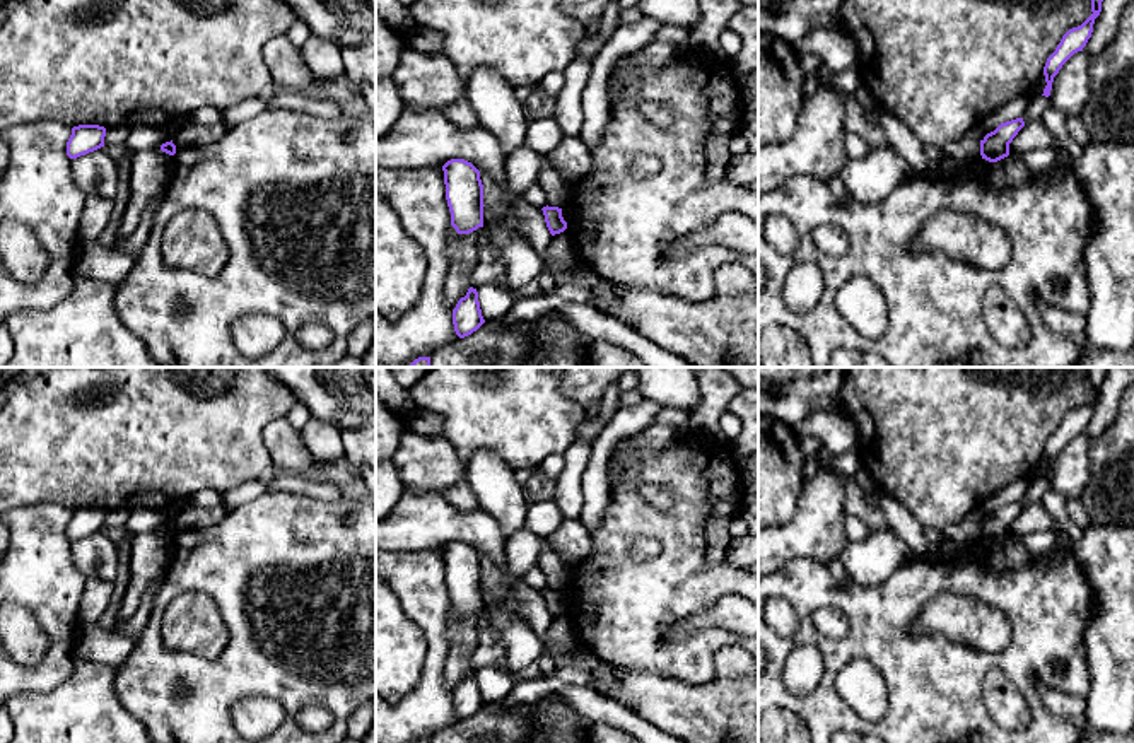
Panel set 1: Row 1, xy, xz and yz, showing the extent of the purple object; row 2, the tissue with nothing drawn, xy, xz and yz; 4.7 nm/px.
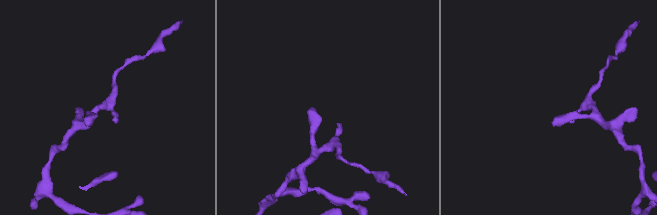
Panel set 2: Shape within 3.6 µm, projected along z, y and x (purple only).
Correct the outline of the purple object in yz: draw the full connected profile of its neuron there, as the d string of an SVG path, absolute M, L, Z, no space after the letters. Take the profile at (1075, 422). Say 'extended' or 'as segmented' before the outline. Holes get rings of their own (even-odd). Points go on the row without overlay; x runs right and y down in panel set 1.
as segmented; M1088 367L1088 376L1091 383L1091 398L1078 410L1069 412L1061 425L1057 427L1055 434L1047 441L1047 446L1043 449L1043 458L1045 458L1045 471L1043 477L1045 480L1050 478L1052 473L1052 465L1054 459L1059 456L1062 448L1078 434L1083 434L1086 429L1088 422L1091 420L1093 415L1093 407L1095 401L1102 395L1102 384L1107 376L1108 367Z

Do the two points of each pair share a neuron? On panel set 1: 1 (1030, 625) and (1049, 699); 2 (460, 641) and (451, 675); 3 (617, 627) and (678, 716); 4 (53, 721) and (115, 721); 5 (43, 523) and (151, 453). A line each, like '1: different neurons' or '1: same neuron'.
1: different neurons
2: same neuron
3: different neurons
4: same neuron
5: different neurons

